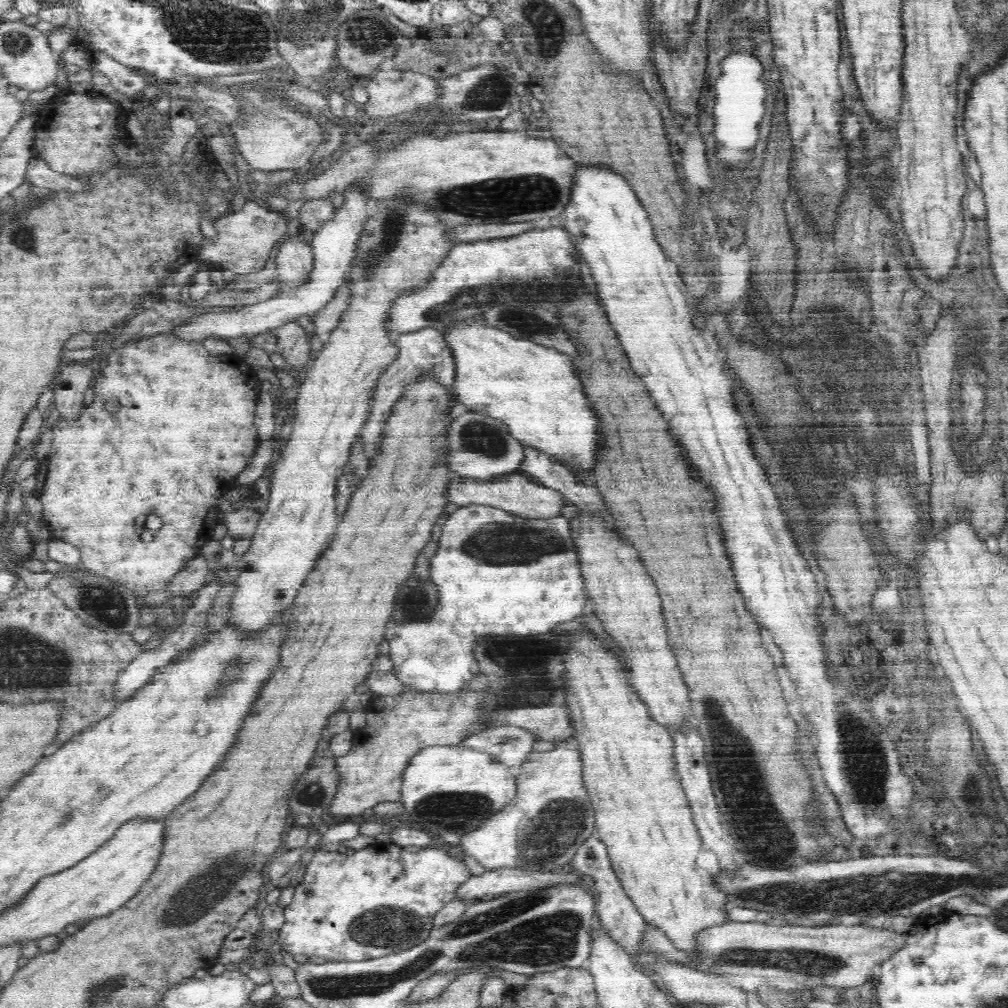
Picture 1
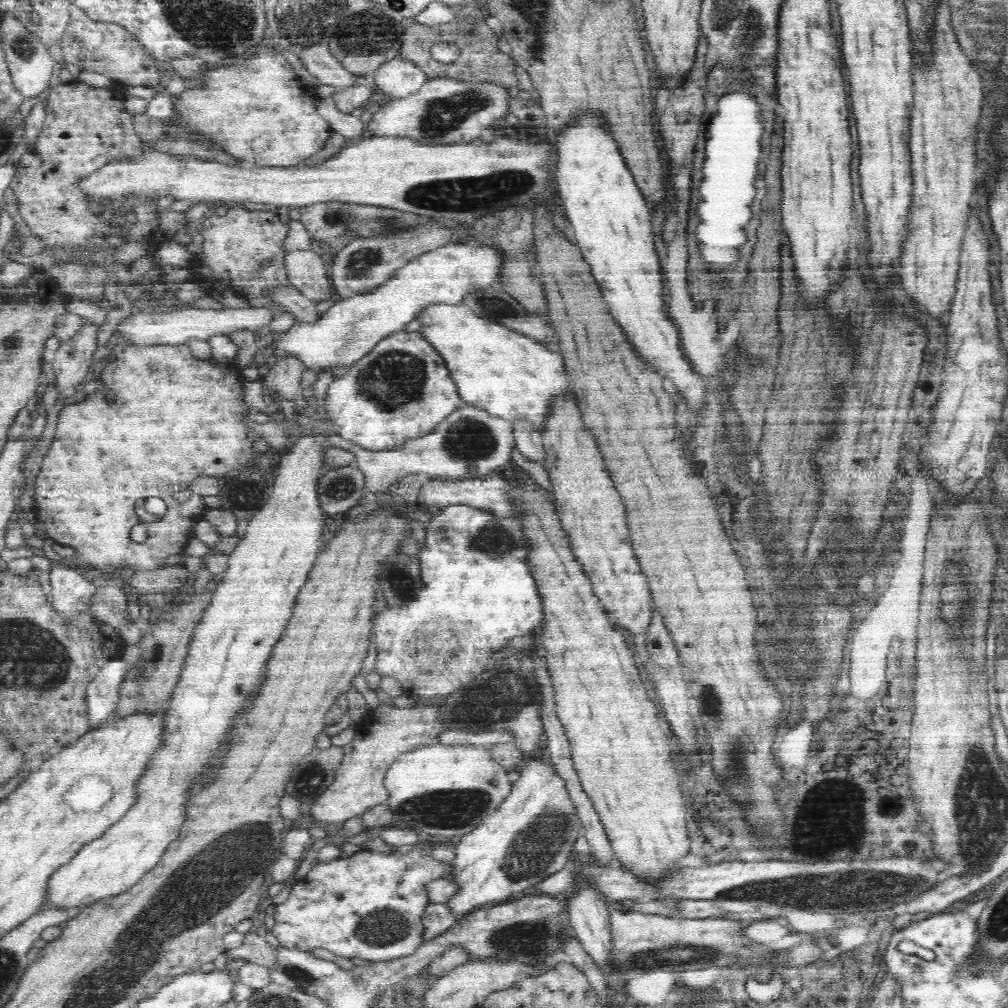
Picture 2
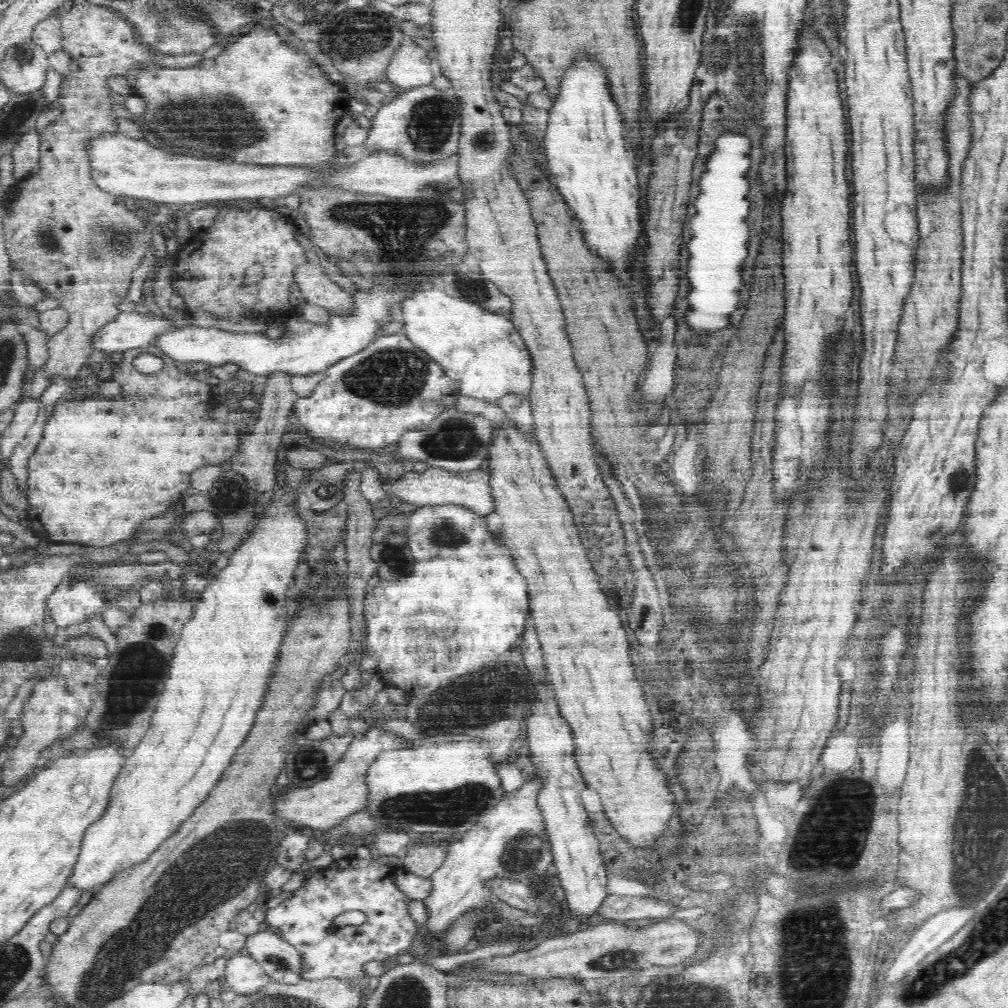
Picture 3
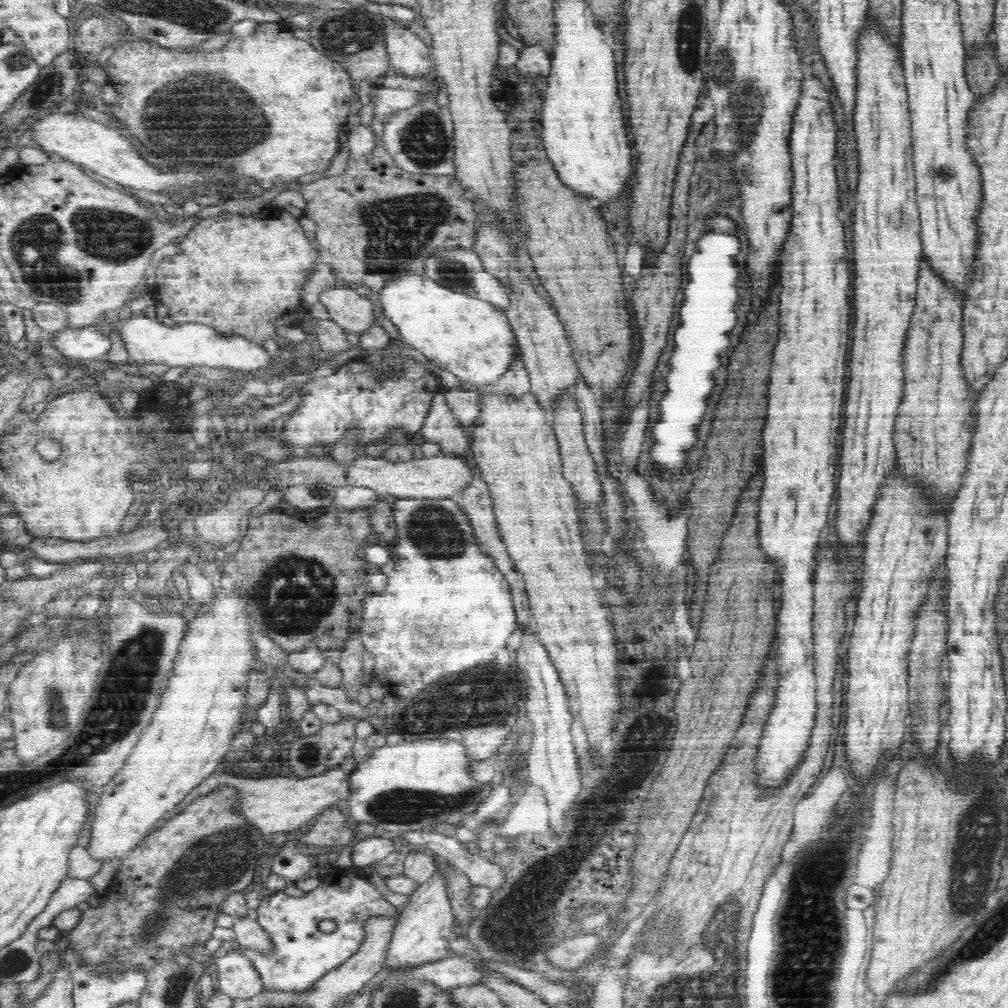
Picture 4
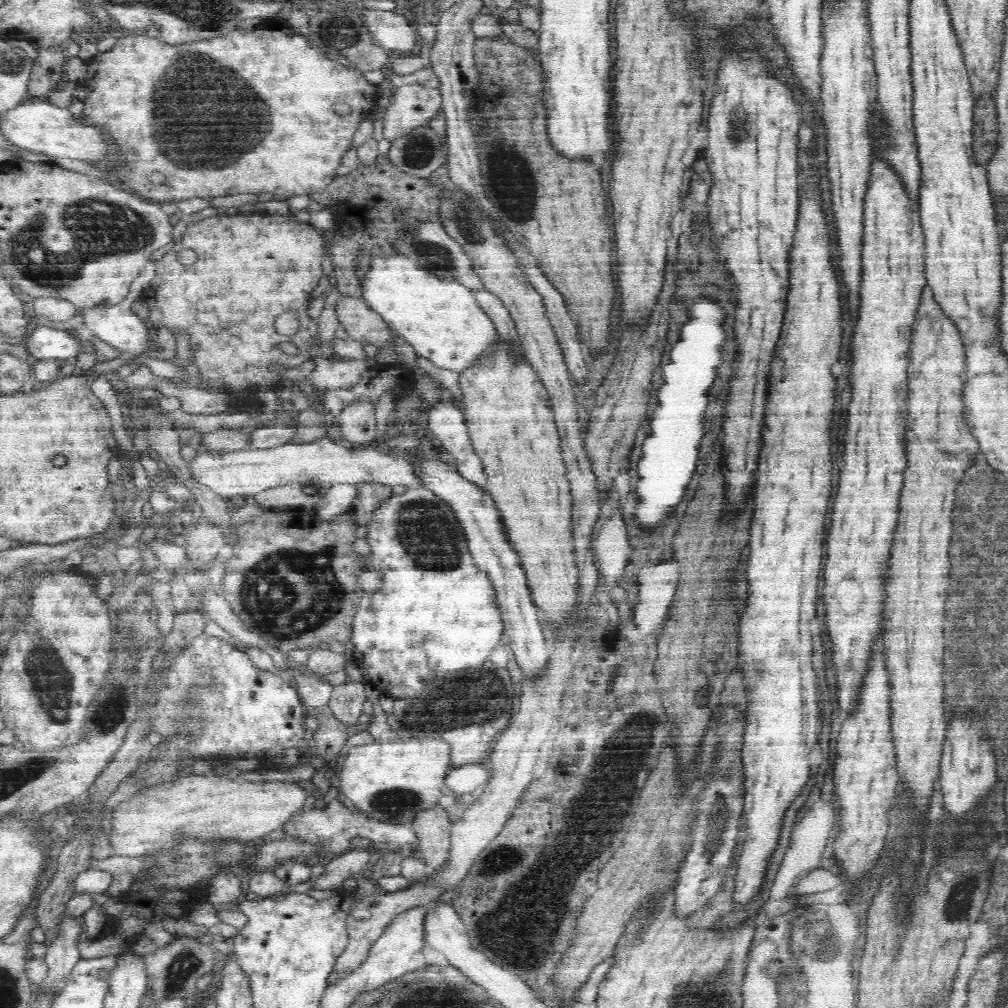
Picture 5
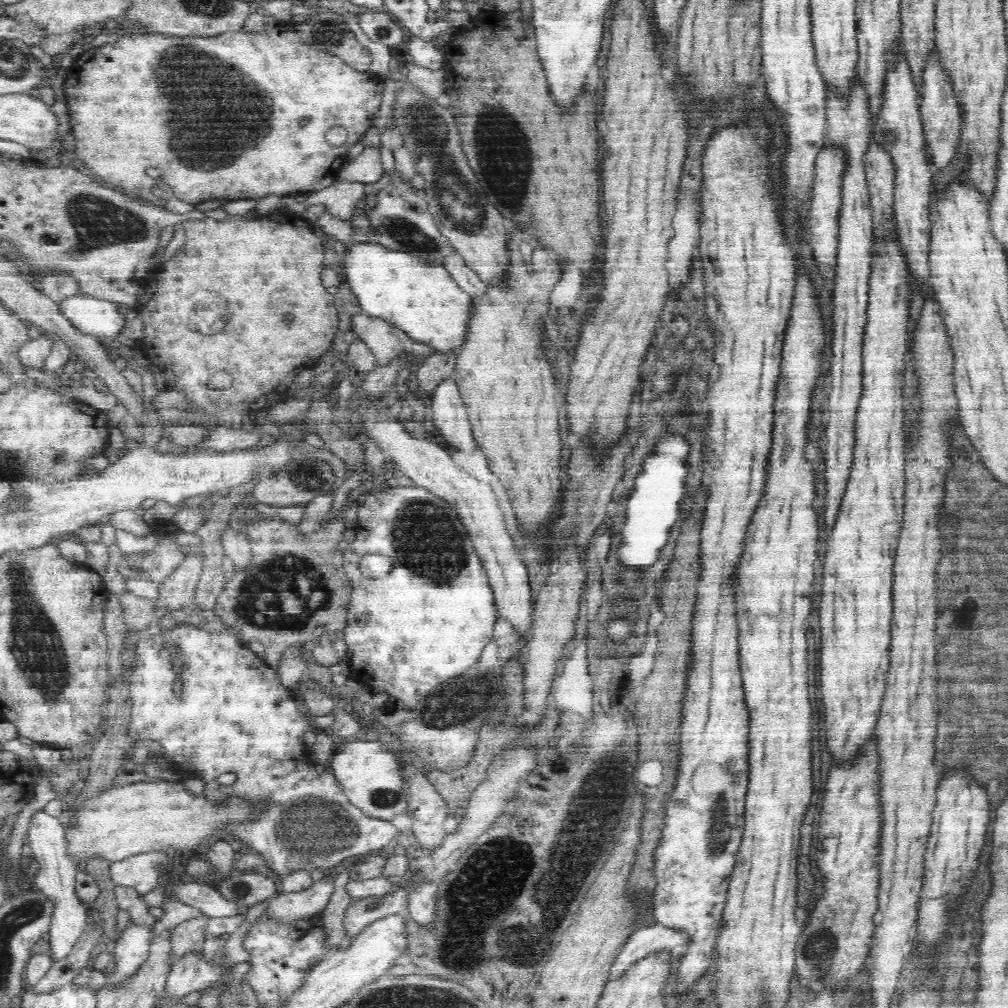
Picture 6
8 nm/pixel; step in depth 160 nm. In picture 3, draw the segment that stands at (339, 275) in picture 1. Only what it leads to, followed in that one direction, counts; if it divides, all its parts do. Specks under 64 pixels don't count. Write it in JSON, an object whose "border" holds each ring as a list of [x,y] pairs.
{"border":[[[121,313],[109,323],[100,326],[90,334],[88,345],[90,350],[100,350],[106,356],[113,352],[126,352],[131,348],[150,345],[152,336],[162,328],[169,328],[178,319],[166,314],[163,317],[144,317],[138,313]]]}

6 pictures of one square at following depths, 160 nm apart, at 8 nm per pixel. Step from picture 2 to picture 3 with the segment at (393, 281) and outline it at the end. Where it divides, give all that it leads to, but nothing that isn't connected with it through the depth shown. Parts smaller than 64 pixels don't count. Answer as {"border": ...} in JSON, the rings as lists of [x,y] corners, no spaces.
{"border":[[[384,285],[369,293],[356,292],[358,311],[351,317],[332,316],[330,324],[316,326],[312,323],[296,319],[286,321],[288,330],[278,340],[270,340],[262,333],[230,332],[216,328],[204,328],[191,323],[179,321],[169,328],[162,328],[152,336],[150,344],[158,347],[164,355],[176,361],[178,365],[184,362],[204,362],[211,366],[236,364],[240,370],[257,375],[304,375],[320,372],[343,358],[352,356],[366,348],[377,334],[379,325],[388,323],[388,308],[397,302],[397,298],[412,290],[394,290]]]}

